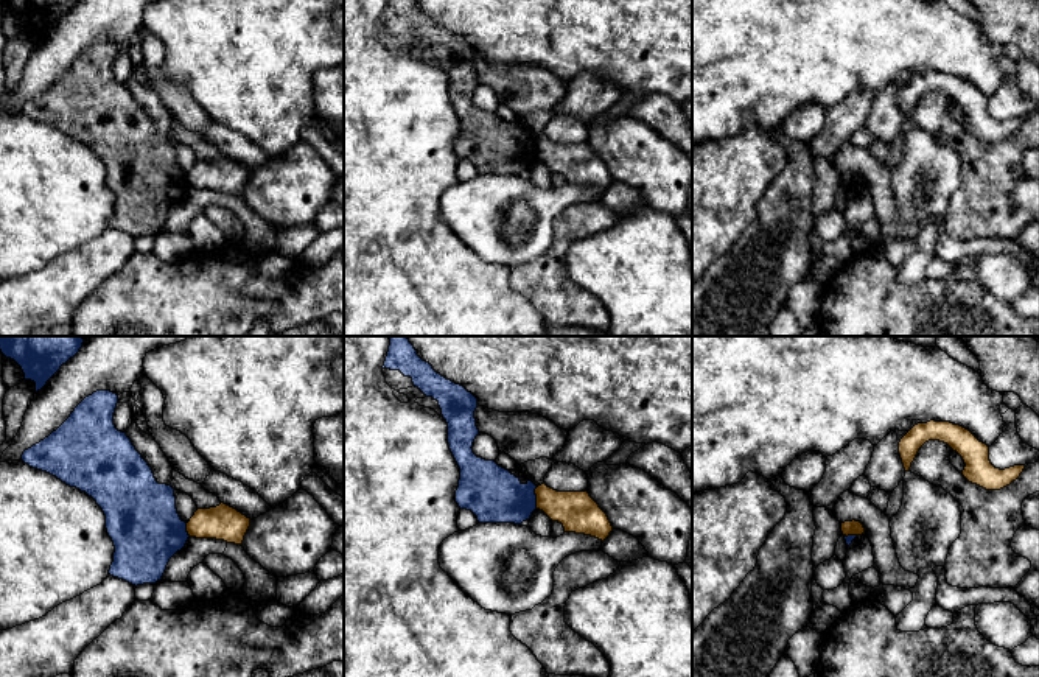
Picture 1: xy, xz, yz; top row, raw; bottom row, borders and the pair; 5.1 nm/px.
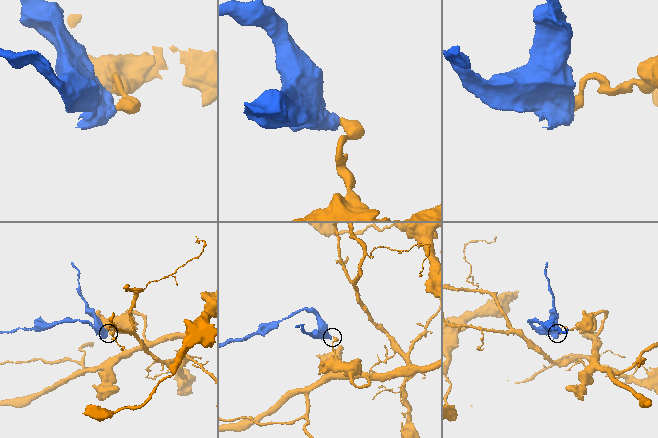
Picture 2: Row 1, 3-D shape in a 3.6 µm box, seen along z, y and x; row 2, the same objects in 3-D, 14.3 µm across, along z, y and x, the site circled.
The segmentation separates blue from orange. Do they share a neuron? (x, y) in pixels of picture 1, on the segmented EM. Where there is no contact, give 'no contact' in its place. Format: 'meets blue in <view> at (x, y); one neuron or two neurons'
meets blue in xz at (535, 498); two neurons

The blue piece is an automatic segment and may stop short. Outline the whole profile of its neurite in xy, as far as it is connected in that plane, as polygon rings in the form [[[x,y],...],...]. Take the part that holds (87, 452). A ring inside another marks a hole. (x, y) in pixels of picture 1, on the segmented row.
[[[110,391],[86,397],[56,431],[25,450],[22,461],[96,501],[115,546],[109,574],[137,587],[160,581],[170,559],[185,546],[190,535],[187,523],[177,514],[171,484],[159,484],[126,433],[115,428],[117,403],[118,395]]]

